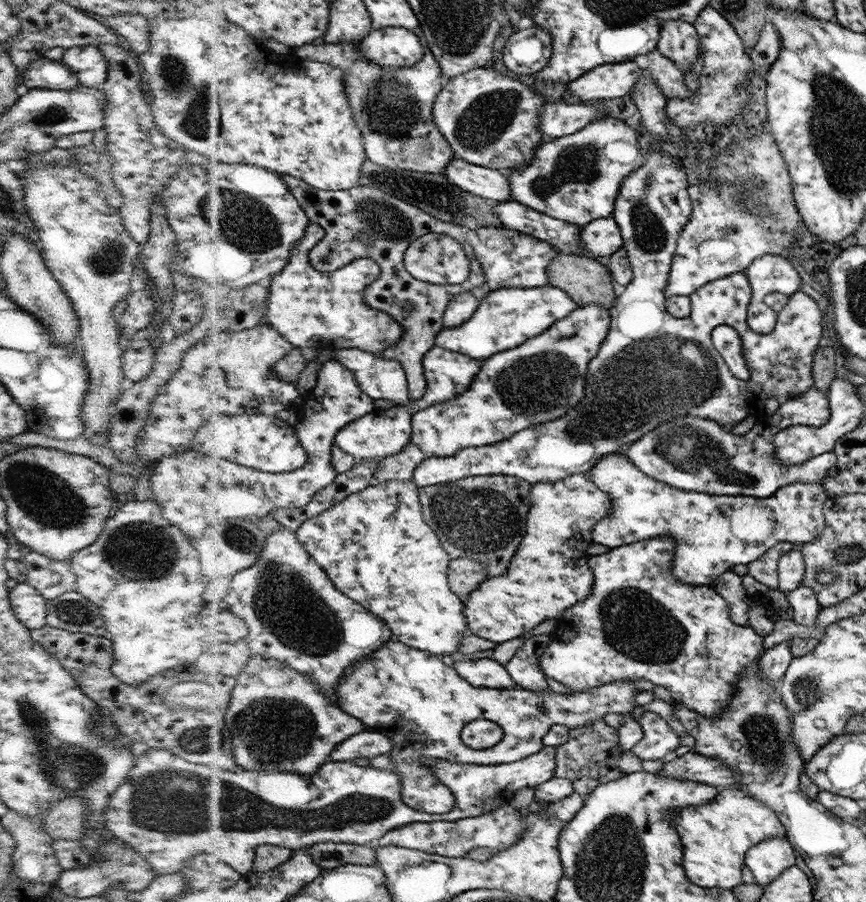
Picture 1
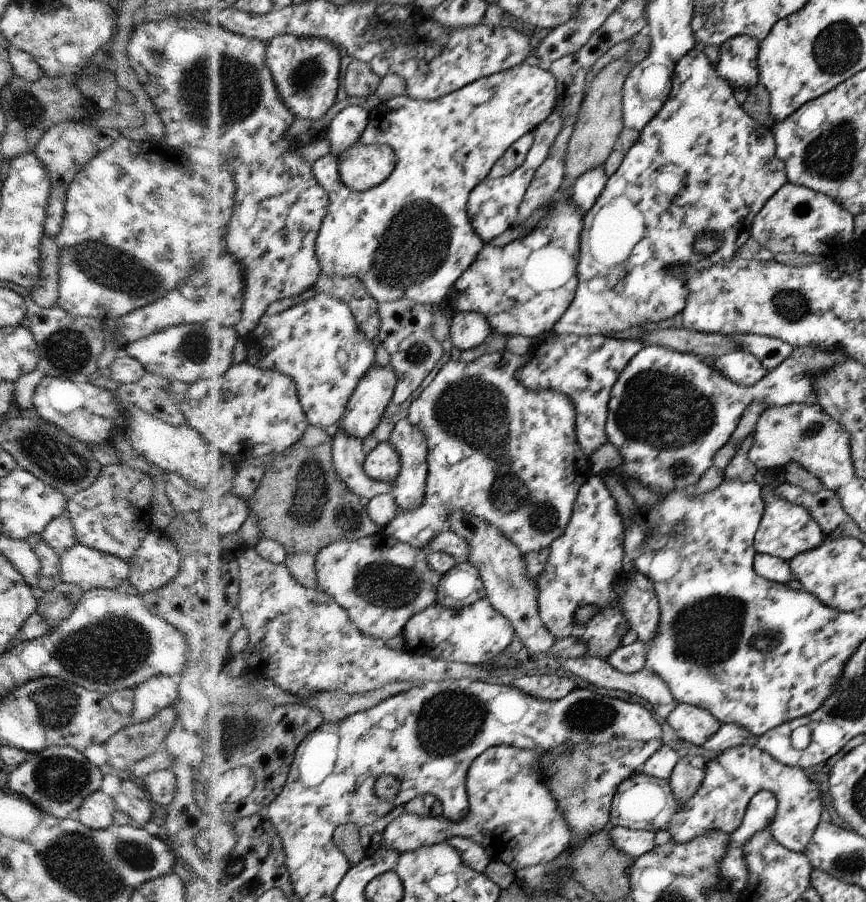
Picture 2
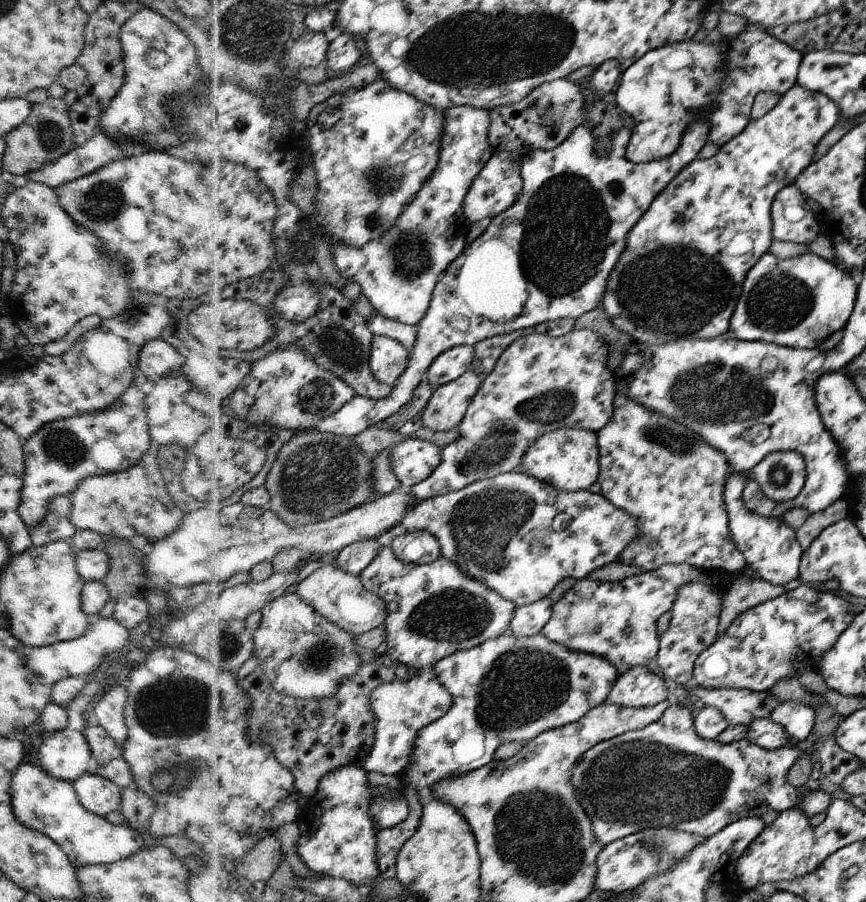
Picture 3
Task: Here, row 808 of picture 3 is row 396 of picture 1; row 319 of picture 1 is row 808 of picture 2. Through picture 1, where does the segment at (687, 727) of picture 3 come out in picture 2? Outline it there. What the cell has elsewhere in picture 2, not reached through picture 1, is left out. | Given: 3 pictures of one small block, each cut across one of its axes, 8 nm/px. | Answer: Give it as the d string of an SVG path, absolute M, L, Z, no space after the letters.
M738 746L710 759L705 764L700 788L686 804L678 802L668 780L646 776L638 770L618 786L609 812L609 827L666 830L677 843L693 841L710 830L722 830L724 834L732 835L745 820L752 798L767 791L778 798L778 818L770 825L772 838L792 851L804 852L820 822L820 792L818 788L814 790L814 782L806 778L802 768L784 765L757 746Z

